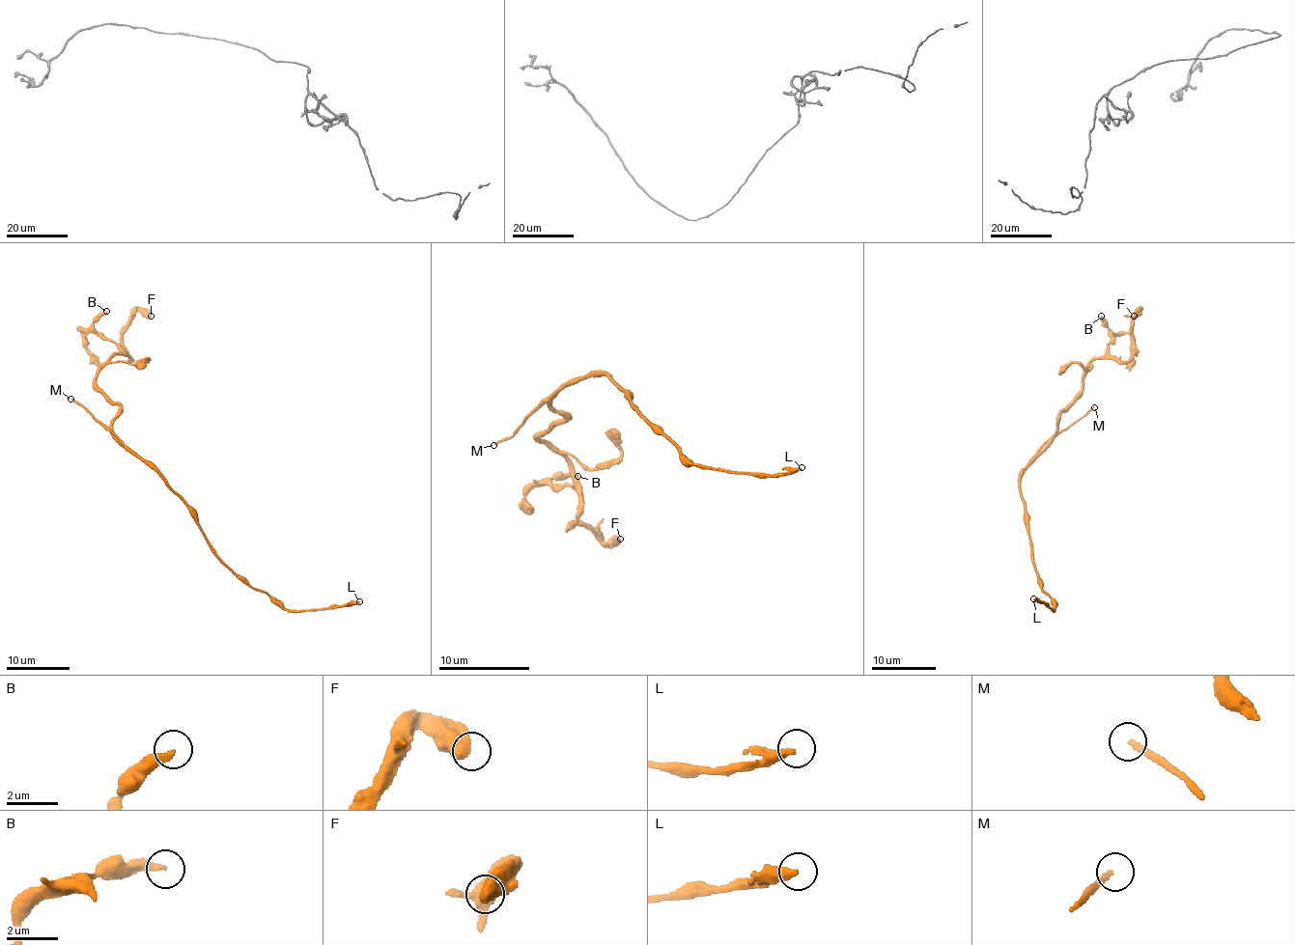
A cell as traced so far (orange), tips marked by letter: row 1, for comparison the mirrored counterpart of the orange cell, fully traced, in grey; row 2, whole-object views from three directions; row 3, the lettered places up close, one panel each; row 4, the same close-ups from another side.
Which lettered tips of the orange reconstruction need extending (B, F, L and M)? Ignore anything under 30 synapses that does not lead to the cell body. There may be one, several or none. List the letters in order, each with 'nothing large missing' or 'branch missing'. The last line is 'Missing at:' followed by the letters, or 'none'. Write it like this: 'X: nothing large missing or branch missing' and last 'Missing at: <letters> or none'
B: nothing large missing
F: nothing large missing
L: nothing large missing
M: branch missing
Missing at: M

